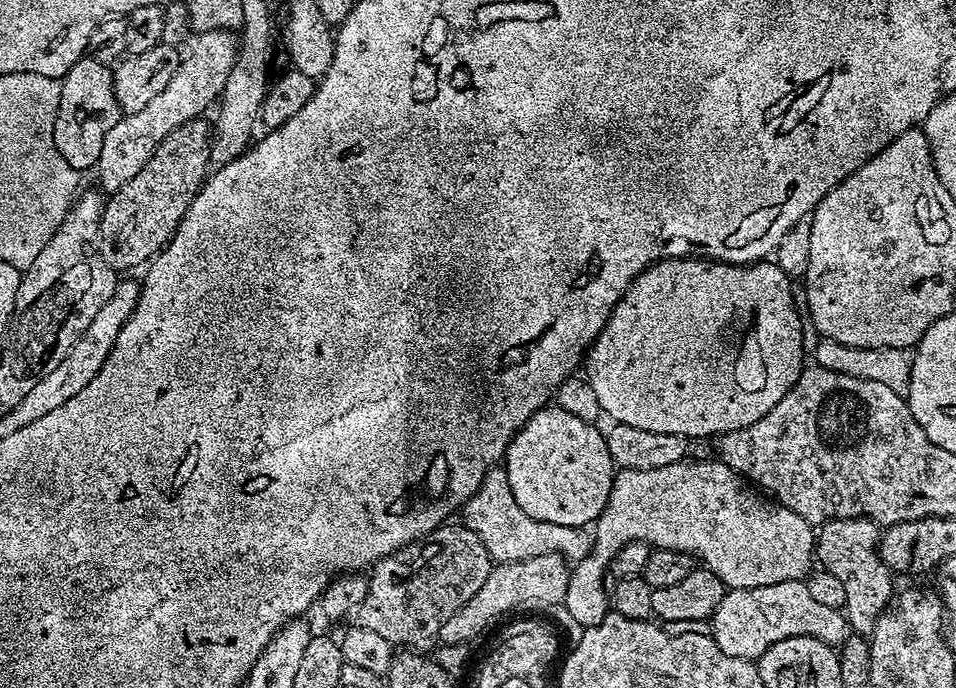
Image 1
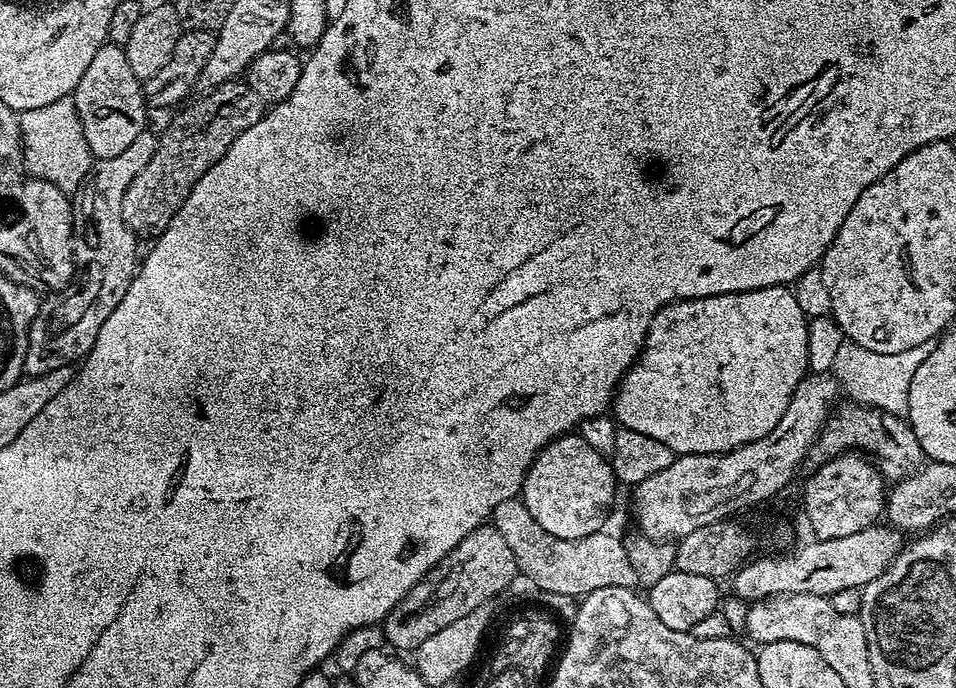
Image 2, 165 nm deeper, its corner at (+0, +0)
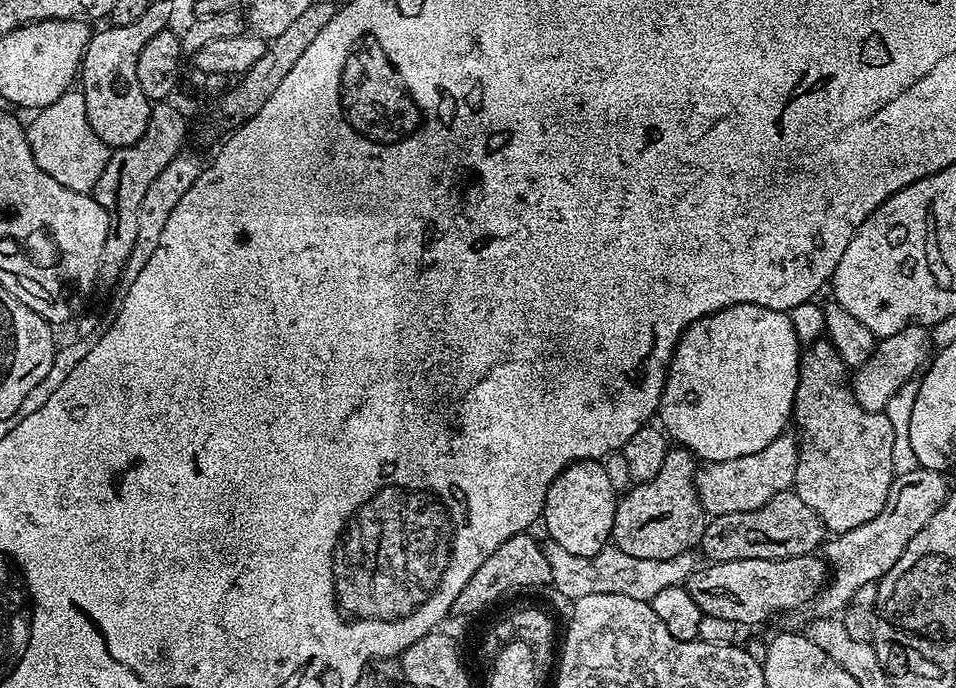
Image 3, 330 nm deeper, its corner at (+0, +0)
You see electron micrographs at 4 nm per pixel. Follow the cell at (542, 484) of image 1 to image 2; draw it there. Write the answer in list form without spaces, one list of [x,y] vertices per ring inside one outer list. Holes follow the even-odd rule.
[[[569,434],[551,440],[534,458],[524,479],[522,499],[526,510],[530,510],[530,518],[534,518],[546,534],[577,540],[607,525],[604,523],[608,520],[616,488],[618,481],[612,473],[609,457],[594,450],[579,434]]]

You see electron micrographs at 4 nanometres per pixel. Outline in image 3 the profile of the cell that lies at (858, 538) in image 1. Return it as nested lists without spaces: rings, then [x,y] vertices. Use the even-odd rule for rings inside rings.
[[[821,338],[821,340],[816,341],[809,349],[807,347],[801,353],[799,382],[796,387],[796,403],[794,405],[794,424],[800,427],[800,434],[798,433],[800,453],[798,454],[794,491],[797,496],[802,498],[802,502],[806,502],[806,506],[810,506],[810,510],[814,510],[814,514],[818,514],[818,518],[823,522],[825,529],[832,534],[854,530],[854,526],[862,526],[866,522],[870,522],[870,518],[874,518],[874,514],[878,514],[878,510],[882,510],[882,506],[886,506],[886,498],[890,494],[890,486],[894,479],[892,463],[890,462],[890,454],[894,450],[894,426],[890,426],[890,418],[887,411],[871,412],[870,410],[864,410],[862,406],[857,404],[855,394],[846,383],[846,378],[844,382],[844,375],[847,374],[848,376],[849,372],[849,367],[844,364],[827,339]]]

